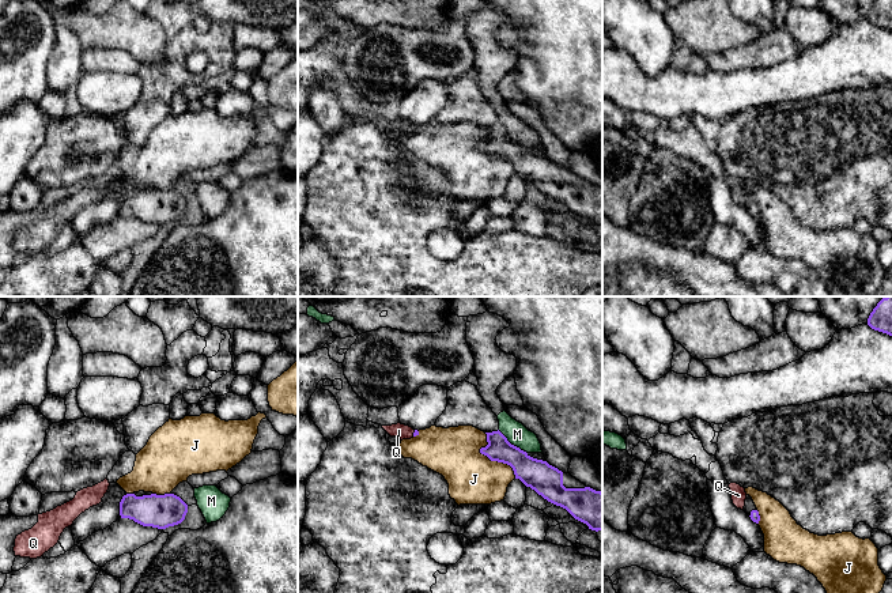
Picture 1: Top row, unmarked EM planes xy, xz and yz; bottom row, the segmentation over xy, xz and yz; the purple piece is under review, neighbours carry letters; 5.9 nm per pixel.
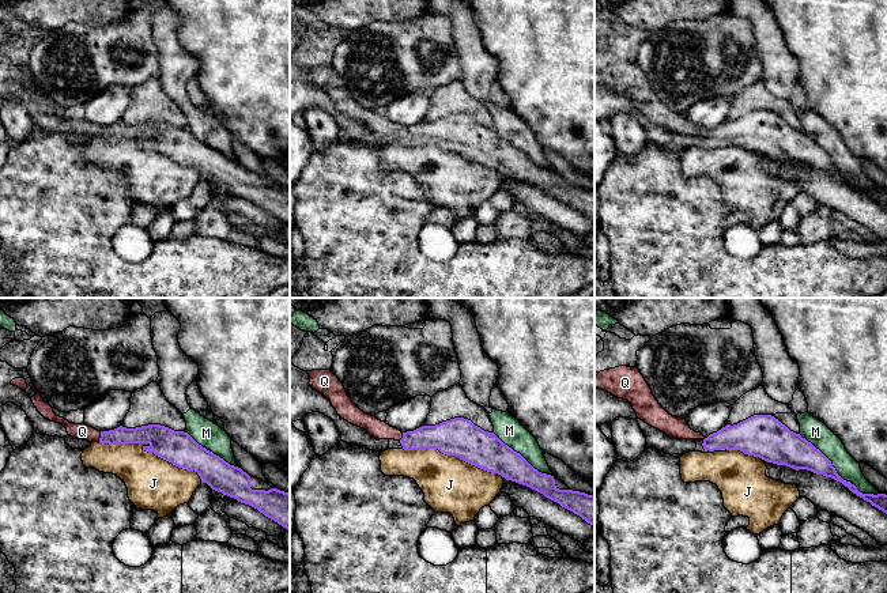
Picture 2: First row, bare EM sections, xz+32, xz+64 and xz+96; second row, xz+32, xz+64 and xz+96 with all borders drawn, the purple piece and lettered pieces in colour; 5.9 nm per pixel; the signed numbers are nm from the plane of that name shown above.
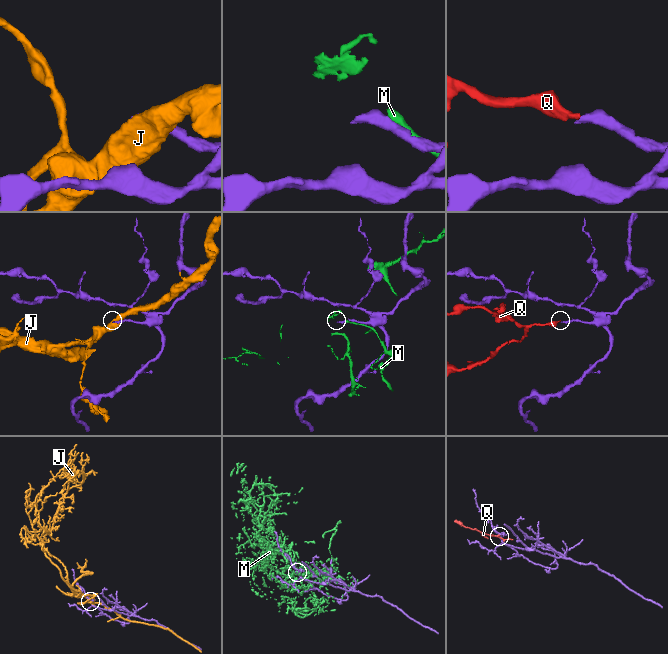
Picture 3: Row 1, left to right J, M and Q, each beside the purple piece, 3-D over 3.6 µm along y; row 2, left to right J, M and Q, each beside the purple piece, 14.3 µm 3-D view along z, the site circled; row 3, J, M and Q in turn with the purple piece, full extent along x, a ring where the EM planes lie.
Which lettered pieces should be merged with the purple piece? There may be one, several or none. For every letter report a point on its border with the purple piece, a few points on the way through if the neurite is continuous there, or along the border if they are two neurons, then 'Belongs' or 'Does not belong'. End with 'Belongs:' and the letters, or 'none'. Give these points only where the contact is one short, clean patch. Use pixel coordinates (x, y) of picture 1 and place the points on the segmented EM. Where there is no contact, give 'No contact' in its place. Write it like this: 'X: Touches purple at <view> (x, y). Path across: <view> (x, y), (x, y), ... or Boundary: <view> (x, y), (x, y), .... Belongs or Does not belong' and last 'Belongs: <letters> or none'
J: Touches purple at xz (491, 460). Does not belong
M: Touches purple at xz (513, 445). Does not belong
Q: Touches purple at xz (414, 433). Path across: xz (416, 433), (414, 433), (399, 430). Belongs
Belongs: Q

